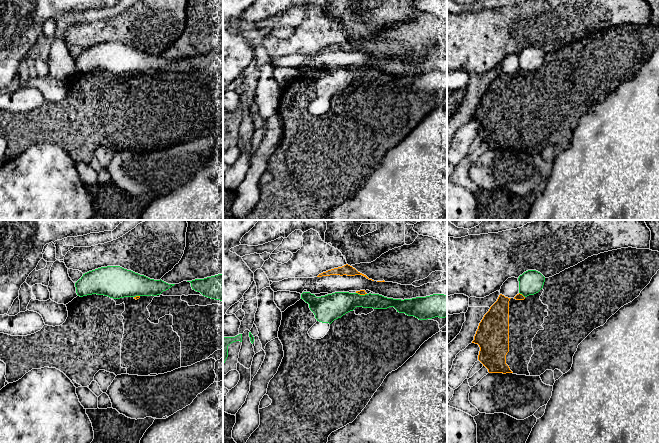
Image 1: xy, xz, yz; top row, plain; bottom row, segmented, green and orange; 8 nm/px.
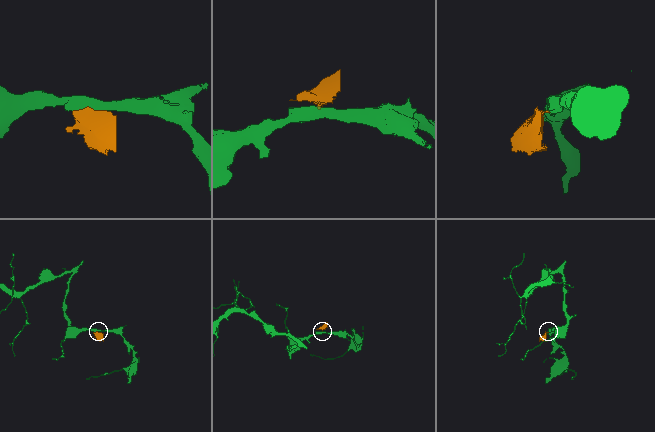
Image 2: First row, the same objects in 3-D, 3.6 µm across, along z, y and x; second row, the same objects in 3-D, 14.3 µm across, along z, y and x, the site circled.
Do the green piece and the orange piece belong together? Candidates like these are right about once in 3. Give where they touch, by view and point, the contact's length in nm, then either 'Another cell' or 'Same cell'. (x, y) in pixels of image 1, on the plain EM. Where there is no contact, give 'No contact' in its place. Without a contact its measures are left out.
Touches green at xz (361, 71). Shared border 90 nm. Another cell

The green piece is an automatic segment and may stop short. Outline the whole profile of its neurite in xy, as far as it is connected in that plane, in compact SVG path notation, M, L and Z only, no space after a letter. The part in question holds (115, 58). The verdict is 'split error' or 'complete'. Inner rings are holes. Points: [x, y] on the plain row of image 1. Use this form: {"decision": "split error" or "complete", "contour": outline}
{"decision": "complete", "contour": "M107 42L89 47L75 59L76 69L83 73L97 70L113 75L157 72L175 60L150 55L120 42Z"}

